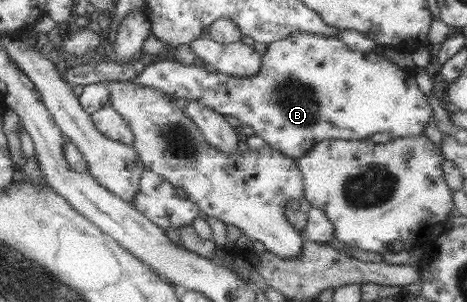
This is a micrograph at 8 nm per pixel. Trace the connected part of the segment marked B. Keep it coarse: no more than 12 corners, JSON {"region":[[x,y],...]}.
{"region":[[292,32],[254,76],[172,60],[134,79],[298,159],[425,136],[415,71]]}

